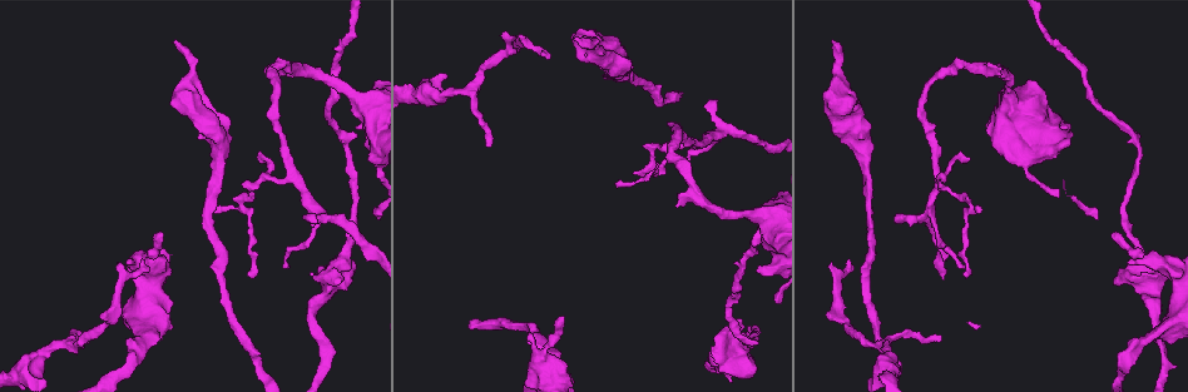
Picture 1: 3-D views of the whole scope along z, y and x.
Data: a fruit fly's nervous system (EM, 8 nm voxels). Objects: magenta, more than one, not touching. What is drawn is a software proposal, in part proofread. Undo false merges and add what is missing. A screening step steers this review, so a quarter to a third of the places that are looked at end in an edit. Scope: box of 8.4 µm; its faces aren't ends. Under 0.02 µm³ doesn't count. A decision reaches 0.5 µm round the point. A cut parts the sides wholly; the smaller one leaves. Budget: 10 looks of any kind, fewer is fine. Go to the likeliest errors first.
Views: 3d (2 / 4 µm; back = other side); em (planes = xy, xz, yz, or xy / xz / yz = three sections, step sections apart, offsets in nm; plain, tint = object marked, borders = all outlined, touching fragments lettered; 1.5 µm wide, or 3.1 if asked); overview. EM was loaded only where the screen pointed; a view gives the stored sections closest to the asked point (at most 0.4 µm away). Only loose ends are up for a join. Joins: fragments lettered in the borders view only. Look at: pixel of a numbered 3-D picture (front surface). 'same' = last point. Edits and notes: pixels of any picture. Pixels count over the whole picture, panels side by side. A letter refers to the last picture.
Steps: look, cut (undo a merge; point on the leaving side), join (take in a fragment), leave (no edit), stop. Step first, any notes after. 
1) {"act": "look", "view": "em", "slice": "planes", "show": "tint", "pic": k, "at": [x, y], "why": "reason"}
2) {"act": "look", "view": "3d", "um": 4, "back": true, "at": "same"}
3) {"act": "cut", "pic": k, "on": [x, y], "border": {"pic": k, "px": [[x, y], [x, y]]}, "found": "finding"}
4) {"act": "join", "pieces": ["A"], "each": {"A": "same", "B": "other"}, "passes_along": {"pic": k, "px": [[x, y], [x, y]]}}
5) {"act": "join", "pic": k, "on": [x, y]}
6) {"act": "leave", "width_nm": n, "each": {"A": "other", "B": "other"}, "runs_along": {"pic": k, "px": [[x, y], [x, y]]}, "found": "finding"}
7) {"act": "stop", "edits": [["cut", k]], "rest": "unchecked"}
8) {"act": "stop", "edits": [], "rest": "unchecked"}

{"act": "look", "view": "em", "slice": "xy", "step": 4, "show": "tint", "pic": 1, "at": [1127, 262], "why": "free end"}

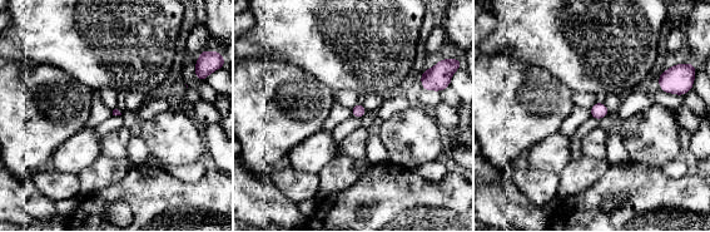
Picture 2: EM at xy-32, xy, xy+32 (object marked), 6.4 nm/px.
{"act": "look", "view": "em", "slice": "xz", "step": 8, "show": "borders", "at": "same"}

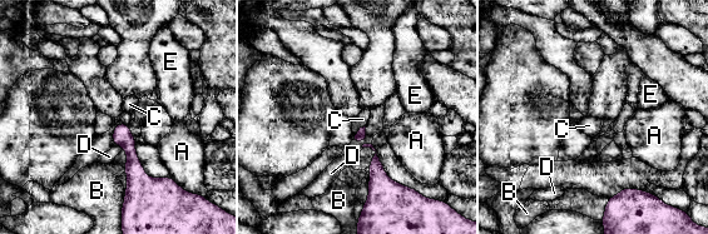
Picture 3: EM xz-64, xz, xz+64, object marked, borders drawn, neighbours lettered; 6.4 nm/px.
{"act": "leave", "longest_contact_nm": ["C", 100], "each": {"A": "other", "B": "other", "C": "other", "D": "other", "E": "other"}, "border": {"pic": 3, "px": [[365, 125], [355, 135]]}, "found": "no lettered fragment goes on from it"}

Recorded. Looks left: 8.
{"act": "look", "view": "3d", "um": 2, "pic": 1, "at": [542, 55], "why": "thin end"}

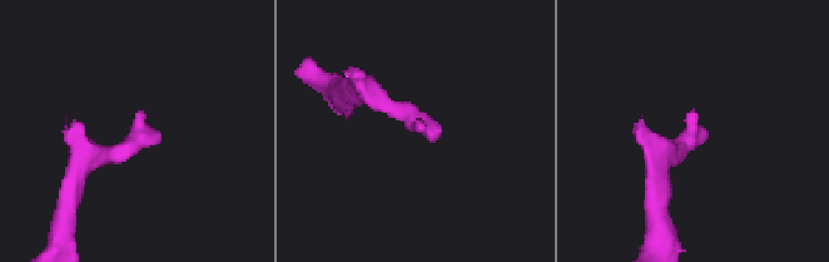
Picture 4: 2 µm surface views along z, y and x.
{"act": "look", "view": "em", "slice": "planes", "show": "borders", "pic": 4, "at": [137, 113]}

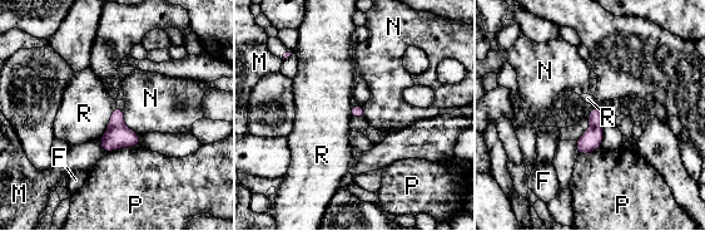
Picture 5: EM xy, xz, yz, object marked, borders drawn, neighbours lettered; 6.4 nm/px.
{"act": "leave", "each": {"F": "other", "M": "other", "N": "other", "P": "other", "R": "other"}, "border": {"pic": 5, "px": [[115, 104], [108, 128], [99, 141]]}, "found": "none of them fits"}

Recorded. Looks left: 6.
{"act": "look", "view": "em", "slice": "planes", "show": "borders", "pic": 1, "at": [177, 42], "why": "branch stops here"}

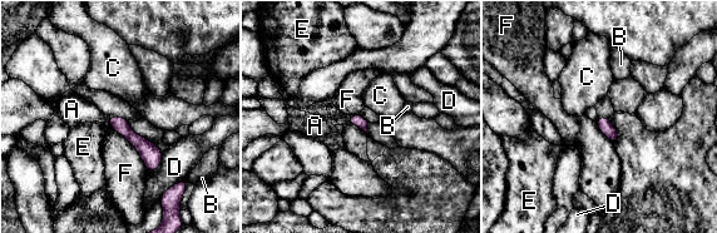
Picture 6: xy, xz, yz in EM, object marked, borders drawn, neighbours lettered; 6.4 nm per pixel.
{"act": "join", "pieces": ["A"], "each": {"A": "same", "B": "other", "C": "other", "D": "other", "E": "other", "F": "other"}, "passes_along": {"pic": 6, "px": [[359, 120], [347, 119], [315, 125]]}, "found": "the neuron continues"}

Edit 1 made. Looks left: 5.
{"act": "look", "view": "overview", "why": "see it whole again"}

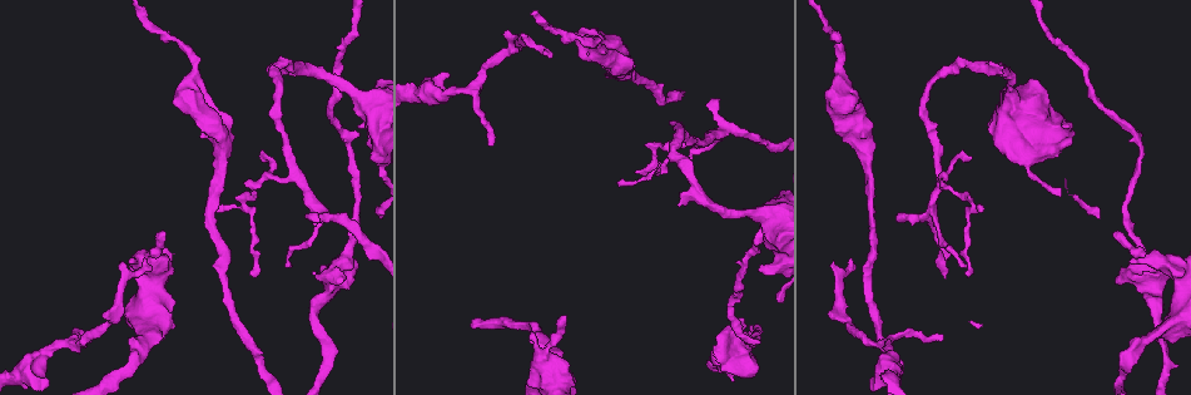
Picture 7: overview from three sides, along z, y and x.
{"act": "look", "view": "em", "slice": "xz", "step": 8, "show": "borders", "pic": 7, "at": [339, 283], "why": "branch stops here"}

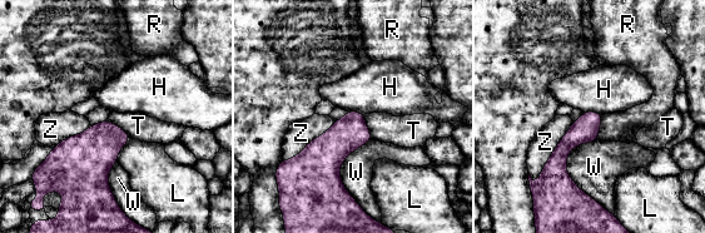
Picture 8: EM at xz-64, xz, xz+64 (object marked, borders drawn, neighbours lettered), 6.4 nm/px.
{"act": "leave", "width_nm": 160, "longest_contact_nm": ["Z", 460], "each": {"H": "other", "L": "other", "R": "other", "T": "other", "W": "other", "Z": "other"}, "found": "no lettered fragment goes on from it"}

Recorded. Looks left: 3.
{"act": "stop", "edits": [["join", 6]], "rest": "unchecked"}

